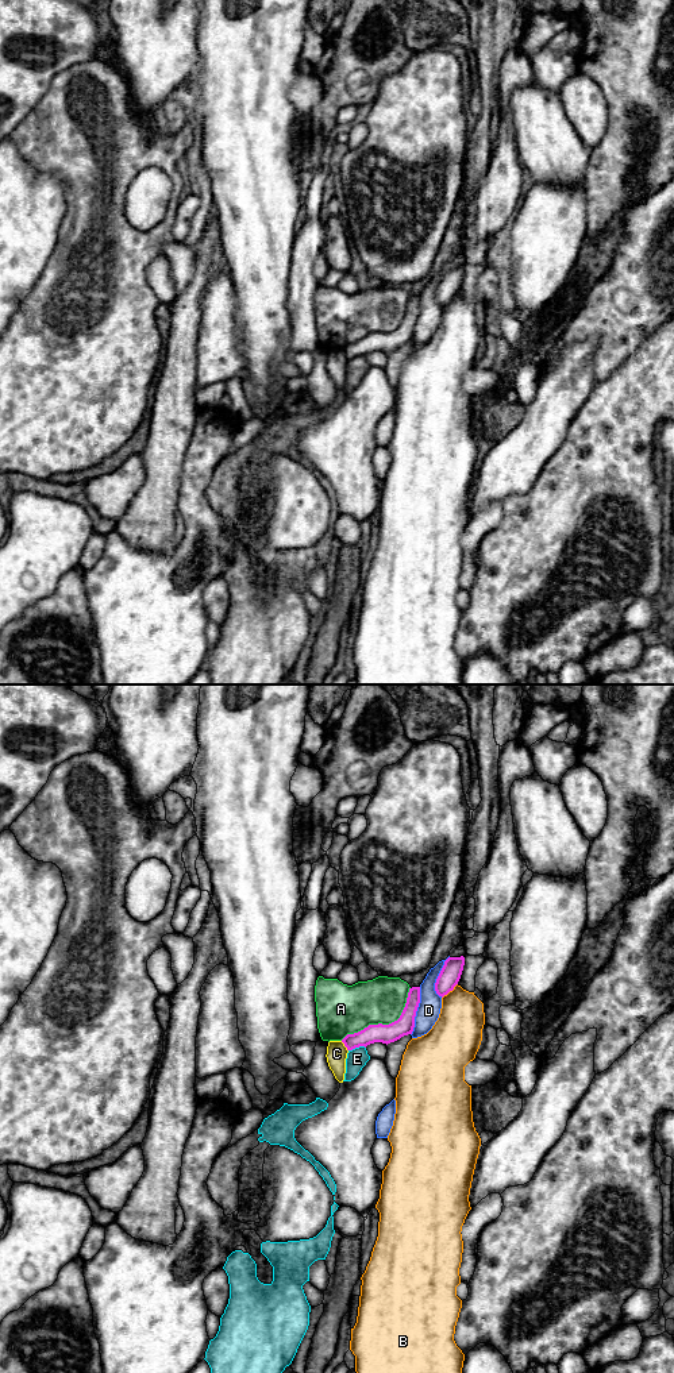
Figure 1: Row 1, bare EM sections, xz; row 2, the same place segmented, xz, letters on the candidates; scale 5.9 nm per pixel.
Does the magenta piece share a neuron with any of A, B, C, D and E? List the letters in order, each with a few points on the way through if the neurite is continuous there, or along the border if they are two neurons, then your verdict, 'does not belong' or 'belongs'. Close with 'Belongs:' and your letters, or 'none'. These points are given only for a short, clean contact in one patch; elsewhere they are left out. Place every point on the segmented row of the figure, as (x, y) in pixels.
A: does not belong
B: does not belong
C: border xz (341, 1041), (347, 1051); does not belong
D: does not belong
E: does not belong
Belongs: none

